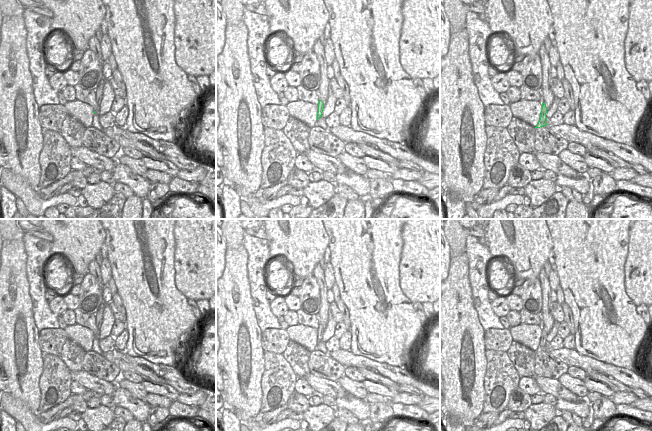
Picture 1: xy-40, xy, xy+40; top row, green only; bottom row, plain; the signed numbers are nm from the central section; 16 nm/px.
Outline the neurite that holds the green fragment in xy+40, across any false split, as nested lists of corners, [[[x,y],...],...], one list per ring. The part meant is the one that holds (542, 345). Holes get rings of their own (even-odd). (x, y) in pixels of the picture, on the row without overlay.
[[[542,327],[542,334],[541,334],[541,338],[540,338],[540,343],[539,343],[539,346],[535,352],[547,350],[547,347],[546,347],[546,345],[547,345],[547,341],[546,341],[547,334],[548,334],[548,332],[546,331],[546,328]]]

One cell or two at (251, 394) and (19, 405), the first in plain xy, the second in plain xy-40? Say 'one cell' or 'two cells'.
two cells

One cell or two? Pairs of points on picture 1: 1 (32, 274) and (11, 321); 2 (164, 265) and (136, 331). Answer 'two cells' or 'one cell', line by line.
1: two cells
2: one cell

